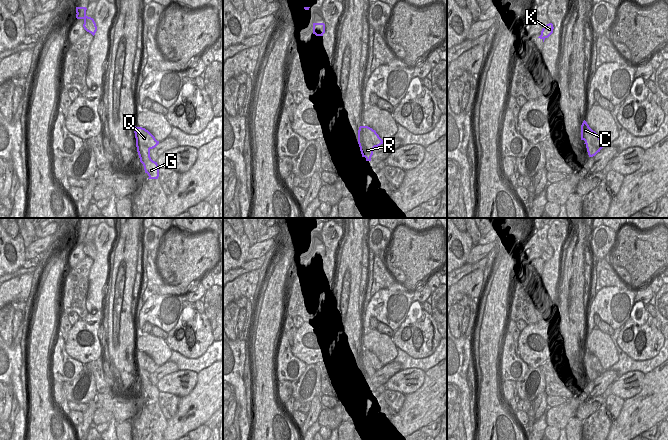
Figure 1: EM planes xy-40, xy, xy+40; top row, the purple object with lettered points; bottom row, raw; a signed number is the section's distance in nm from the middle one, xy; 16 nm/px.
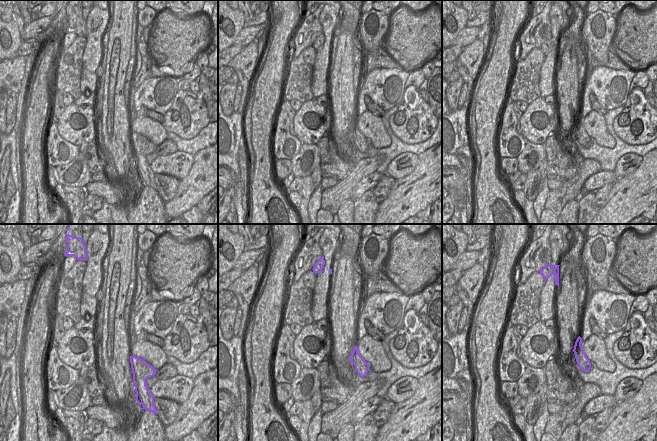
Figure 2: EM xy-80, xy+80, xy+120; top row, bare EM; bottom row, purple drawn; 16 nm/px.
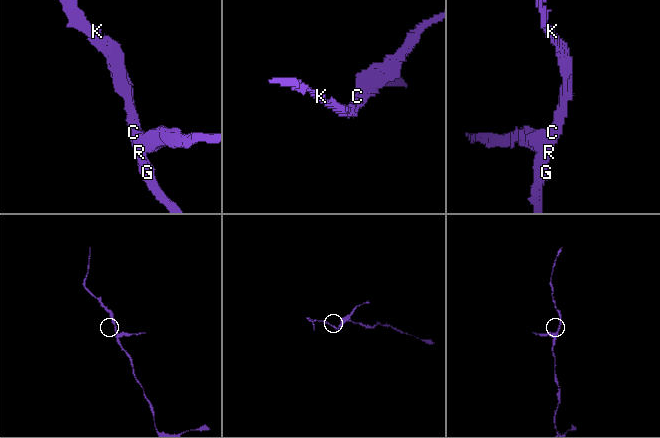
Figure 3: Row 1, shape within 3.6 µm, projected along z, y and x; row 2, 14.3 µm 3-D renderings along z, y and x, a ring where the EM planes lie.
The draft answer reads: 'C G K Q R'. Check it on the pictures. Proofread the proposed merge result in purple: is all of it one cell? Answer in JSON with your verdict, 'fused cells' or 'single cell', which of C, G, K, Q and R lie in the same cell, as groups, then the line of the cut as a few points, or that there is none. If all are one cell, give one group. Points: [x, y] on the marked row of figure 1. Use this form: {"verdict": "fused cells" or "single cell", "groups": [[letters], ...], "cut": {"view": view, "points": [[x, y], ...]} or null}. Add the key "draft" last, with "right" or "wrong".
{"verdict": "fused cells", "groups": [["C", "G", "K", "R"], ["Q"]], "cut": {"view": "xy", "points": [[358, 132], [374, 147]]}, "draft": "wrong"}

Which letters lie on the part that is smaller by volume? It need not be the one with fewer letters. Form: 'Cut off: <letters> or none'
Cut off: Q.

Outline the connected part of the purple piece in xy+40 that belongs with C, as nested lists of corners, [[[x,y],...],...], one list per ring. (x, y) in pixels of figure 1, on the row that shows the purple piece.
[[[584,120],[581,125],[581,140],[585,141],[585,145],[587,148],[587,152],[589,157],[595,156],[598,152],[600,152],[600,148],[595,146],[595,138],[593,137],[593,130],[589,127],[587,122]]]

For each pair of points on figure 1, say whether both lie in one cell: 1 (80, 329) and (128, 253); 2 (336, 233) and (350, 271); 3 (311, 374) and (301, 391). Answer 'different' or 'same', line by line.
1: different
2: different
3: same

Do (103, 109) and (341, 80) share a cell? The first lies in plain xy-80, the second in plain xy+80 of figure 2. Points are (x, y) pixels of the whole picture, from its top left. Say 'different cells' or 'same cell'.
same cell

